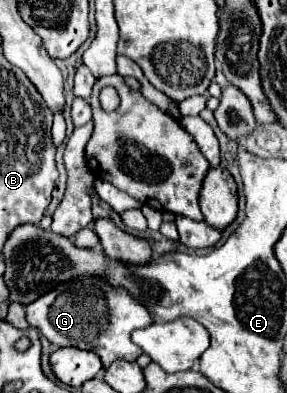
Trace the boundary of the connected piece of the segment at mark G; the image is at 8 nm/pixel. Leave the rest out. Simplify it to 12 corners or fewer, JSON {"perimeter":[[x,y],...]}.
{"perimeter":[[79,275],[27,305],[57,347],[107,369],[143,351],[145,305],[99,275]]}

